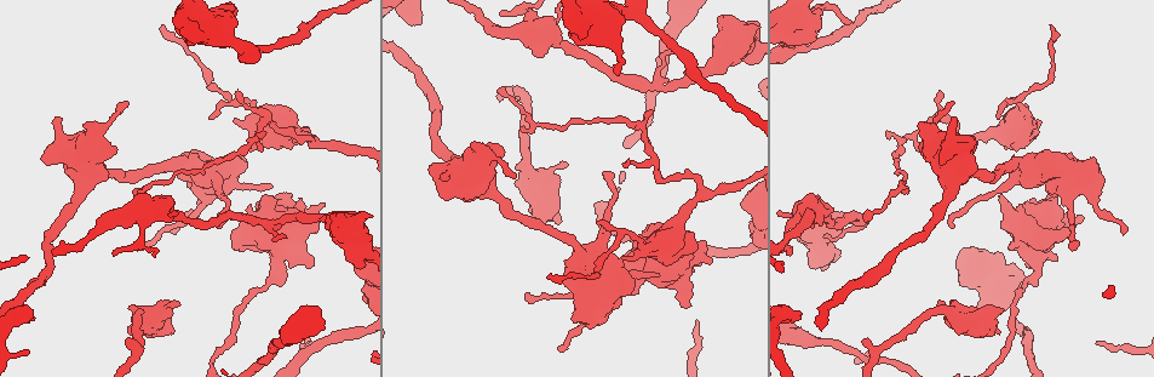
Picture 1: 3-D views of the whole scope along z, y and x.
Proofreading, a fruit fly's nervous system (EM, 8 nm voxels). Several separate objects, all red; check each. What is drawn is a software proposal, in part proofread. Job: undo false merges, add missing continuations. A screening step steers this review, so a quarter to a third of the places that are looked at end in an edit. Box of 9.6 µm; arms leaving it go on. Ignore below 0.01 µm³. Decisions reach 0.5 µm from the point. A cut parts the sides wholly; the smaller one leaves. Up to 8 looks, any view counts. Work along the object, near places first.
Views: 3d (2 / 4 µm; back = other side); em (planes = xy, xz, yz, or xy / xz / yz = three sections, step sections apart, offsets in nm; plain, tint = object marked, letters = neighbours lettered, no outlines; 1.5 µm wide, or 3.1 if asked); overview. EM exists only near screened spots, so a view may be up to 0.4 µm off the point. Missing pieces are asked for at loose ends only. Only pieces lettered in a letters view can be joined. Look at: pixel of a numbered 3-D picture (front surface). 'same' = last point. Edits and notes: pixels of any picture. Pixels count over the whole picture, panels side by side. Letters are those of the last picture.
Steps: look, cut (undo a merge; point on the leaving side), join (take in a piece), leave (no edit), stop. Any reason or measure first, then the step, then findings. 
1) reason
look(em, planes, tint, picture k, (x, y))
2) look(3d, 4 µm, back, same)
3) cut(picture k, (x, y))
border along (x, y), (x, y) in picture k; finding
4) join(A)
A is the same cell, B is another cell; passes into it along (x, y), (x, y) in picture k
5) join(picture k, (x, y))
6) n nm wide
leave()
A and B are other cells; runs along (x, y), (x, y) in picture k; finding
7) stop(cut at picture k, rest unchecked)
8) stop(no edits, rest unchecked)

an open end
look(em, xz, step 4, tint, picture 1, (45, 159))

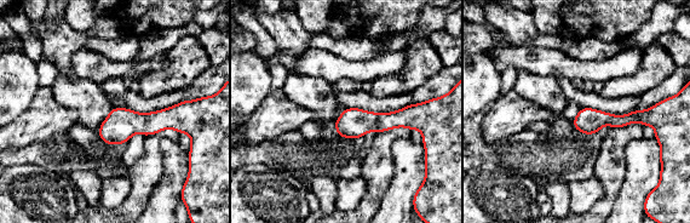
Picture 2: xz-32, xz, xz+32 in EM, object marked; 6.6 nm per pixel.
look(em, planes, letters, same)

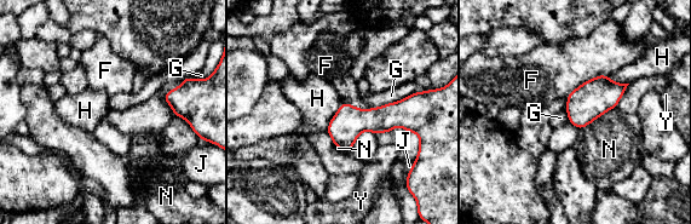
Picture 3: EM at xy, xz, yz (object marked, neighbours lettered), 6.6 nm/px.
leave()
F, G, H, J, N and Y are other cells; border along (615, 107), (579, 131) in picture 3; none of them fits

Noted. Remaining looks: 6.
long arm stops here
look(em, planes, letters, picture 1, (161, 26))

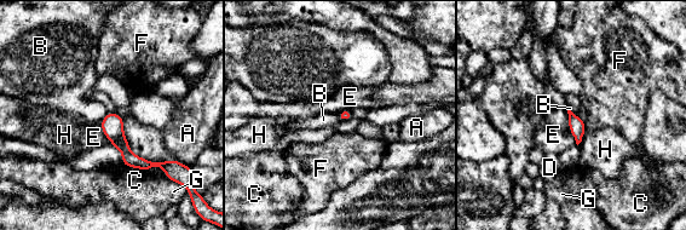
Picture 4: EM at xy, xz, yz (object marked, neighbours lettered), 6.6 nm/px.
leave()
A, B, C, D, E, F, G and H are other cells; border along (108, 113), (99, 121) in picture 4; none of them fits

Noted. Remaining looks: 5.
an open end
look(em, yz, step 4, letters, picture 1, (689, 306))

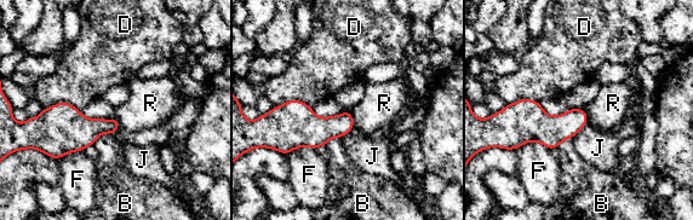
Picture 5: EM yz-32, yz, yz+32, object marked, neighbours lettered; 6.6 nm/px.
leave()
B, D, F, J and R are other cells; border along (588, 122), (571, 138) in picture 5; none of them fits

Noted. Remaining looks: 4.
branch stops here
look(em, planes, letters, picture 1, (822, 236))

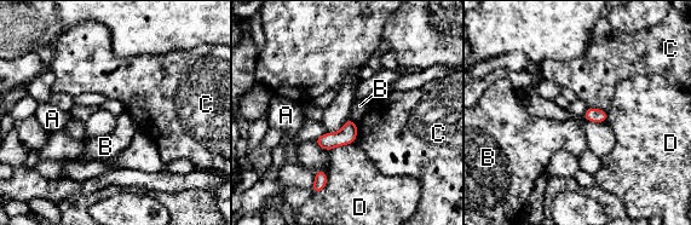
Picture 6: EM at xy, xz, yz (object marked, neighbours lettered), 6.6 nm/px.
leave()
A, B, C and D are other cells; border along (350, 117), (356, 123) in picture 6; none of them fits

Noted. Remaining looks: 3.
stop(no edits, rest unchecked)

